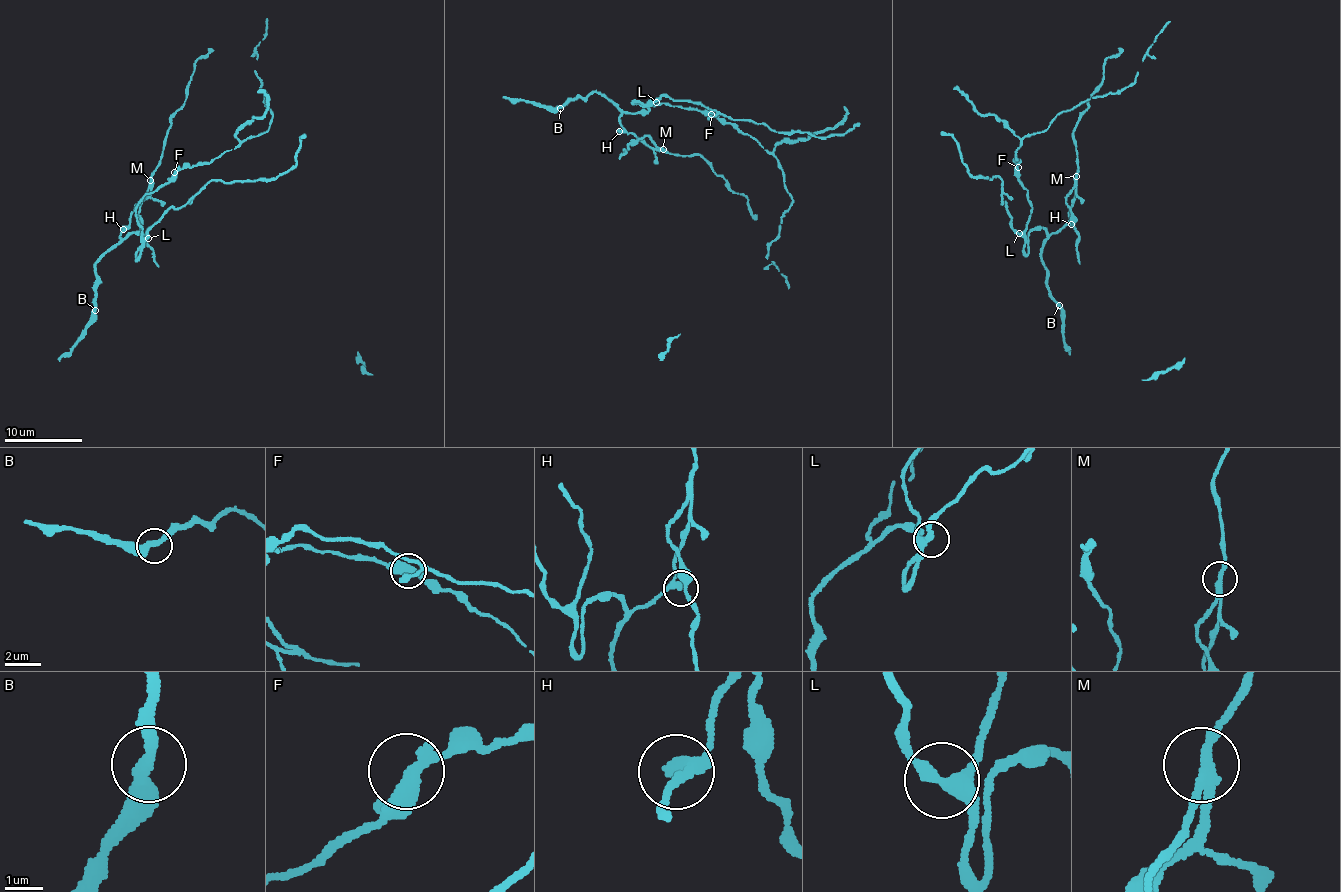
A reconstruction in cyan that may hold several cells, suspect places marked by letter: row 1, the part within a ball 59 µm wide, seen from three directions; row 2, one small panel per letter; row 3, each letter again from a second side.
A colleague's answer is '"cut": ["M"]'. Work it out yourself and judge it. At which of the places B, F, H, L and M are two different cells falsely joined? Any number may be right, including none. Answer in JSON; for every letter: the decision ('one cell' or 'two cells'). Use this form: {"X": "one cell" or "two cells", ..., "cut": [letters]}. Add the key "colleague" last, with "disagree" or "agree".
{"B": "one cell", "F": "one cell", "H": "one cell", "L": "one cell", "M": "two cells", "cut": ["M"], "colleague": "agree"}

